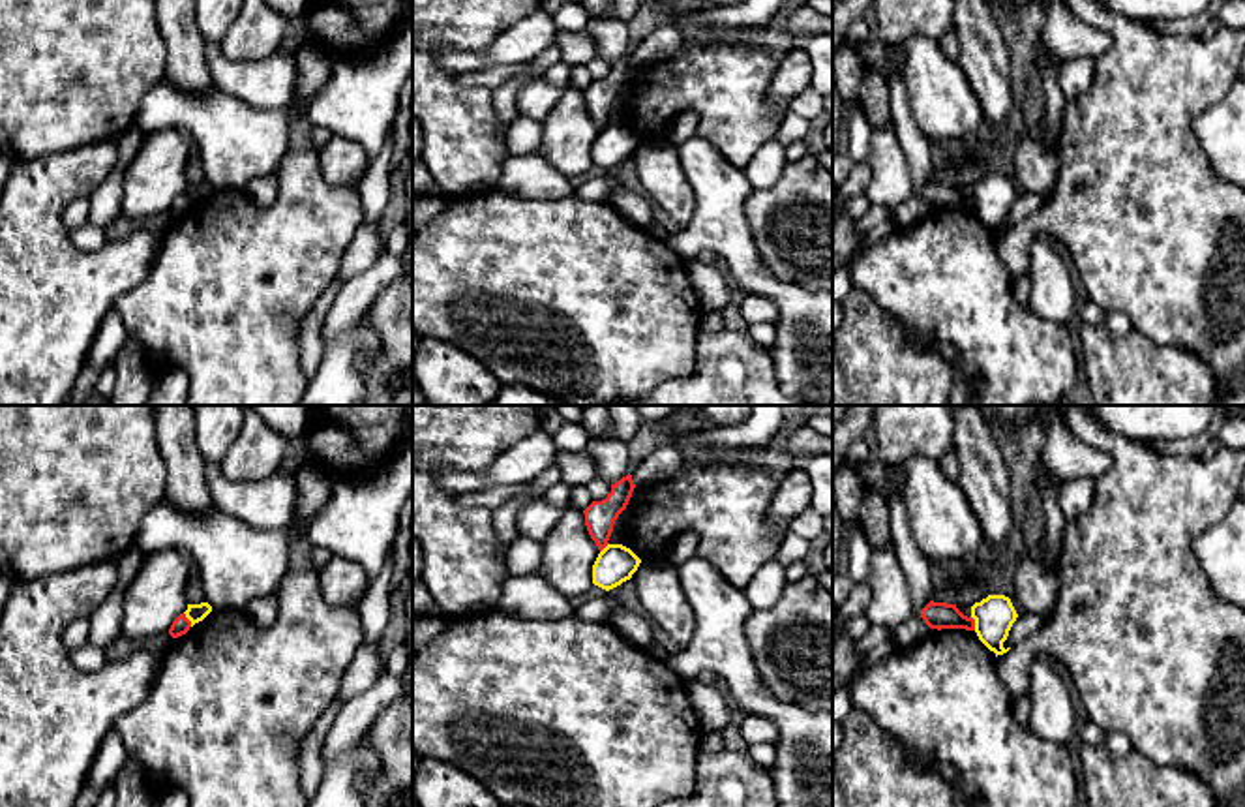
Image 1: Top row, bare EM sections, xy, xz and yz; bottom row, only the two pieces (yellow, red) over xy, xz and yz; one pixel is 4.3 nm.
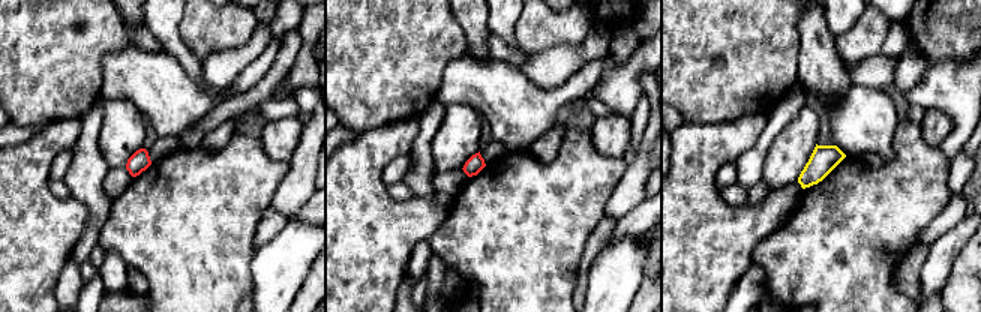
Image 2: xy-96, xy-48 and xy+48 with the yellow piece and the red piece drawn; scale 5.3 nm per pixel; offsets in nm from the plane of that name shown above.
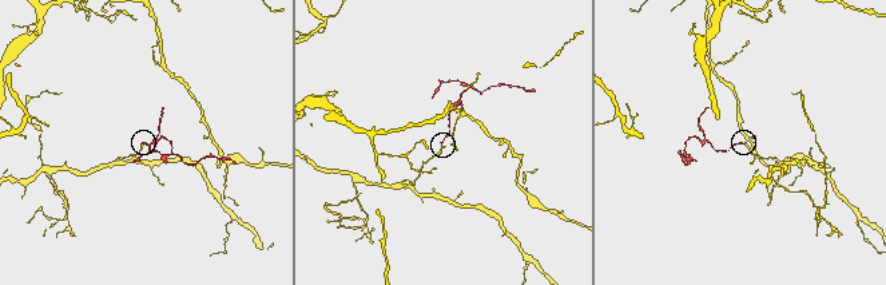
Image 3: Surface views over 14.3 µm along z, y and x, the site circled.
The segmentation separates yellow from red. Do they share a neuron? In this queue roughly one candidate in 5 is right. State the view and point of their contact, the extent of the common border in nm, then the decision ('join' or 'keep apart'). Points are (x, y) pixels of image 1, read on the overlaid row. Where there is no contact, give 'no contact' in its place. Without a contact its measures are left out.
yz (975, 624) | 70 nm | keep apart

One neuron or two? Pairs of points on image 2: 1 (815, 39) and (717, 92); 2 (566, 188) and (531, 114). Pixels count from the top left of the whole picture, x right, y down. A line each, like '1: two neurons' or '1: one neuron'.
1: two neurons
2: two neurons

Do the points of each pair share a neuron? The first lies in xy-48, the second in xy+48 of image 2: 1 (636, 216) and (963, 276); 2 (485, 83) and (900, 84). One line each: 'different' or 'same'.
1: different
2: different

